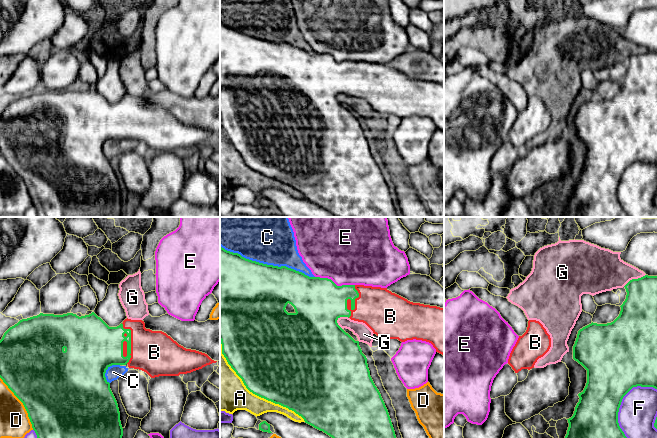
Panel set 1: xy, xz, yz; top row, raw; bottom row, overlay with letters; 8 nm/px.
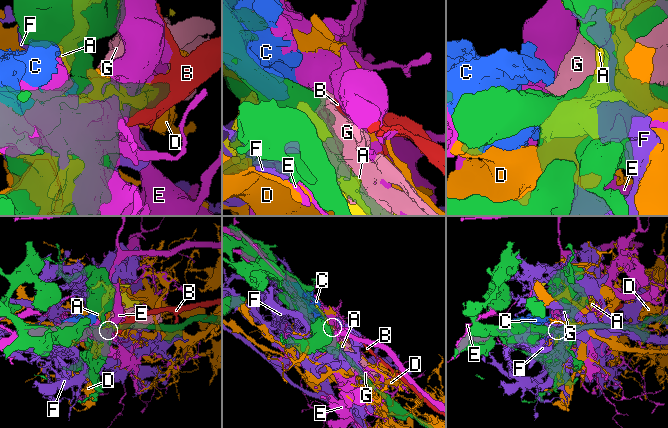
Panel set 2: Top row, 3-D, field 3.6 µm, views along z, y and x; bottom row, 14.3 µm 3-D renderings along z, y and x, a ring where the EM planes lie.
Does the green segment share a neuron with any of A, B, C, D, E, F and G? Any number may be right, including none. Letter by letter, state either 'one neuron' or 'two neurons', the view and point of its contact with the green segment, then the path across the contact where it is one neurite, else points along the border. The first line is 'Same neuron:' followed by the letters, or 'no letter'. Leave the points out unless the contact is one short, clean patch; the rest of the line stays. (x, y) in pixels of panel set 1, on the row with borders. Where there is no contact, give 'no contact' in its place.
Same neuron: B
A: two neurons | xz (252, 392)
B: one neuron | xz (354, 301) | across xz (323, 302), (348, 299), (354, 301), (372, 305), (382, 311)
C: two neurons | xz (266, 264)
D: two neurons | xy (22, 402)
E: two neurons | xz (334, 283)
F: two neurons | yz (621, 401)
G: two neurons | yz (634, 279)

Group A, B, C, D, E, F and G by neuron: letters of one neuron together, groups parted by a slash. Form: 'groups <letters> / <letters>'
groups A C G / B / D / E / F

